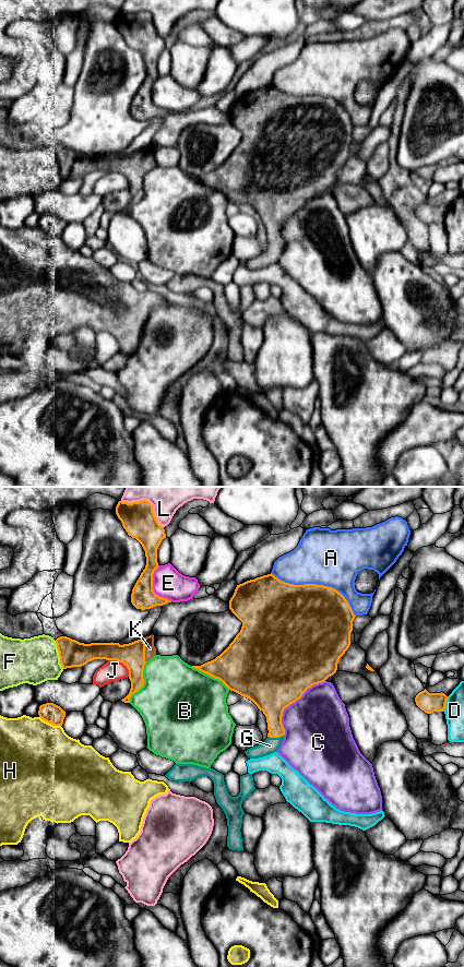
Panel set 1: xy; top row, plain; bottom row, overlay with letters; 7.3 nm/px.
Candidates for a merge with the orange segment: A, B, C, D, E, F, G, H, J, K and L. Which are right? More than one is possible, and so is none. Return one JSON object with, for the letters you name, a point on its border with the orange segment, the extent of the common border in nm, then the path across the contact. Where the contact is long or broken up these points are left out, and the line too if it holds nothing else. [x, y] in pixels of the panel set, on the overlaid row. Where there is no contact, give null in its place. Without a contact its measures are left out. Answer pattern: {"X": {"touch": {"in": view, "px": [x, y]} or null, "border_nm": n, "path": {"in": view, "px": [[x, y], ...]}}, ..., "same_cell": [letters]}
{"G": {"touch": {"in": "xy", "px": [275, 737]}, "border_nm": 120, "path": {"in": "xy", "px": [[272, 703], [275, 737], [270, 745]]}}, "K": {"touch": {"in": "xy", "px": [144, 651]}, "border_nm": 180}, "same_cell": ["G", "K"]}

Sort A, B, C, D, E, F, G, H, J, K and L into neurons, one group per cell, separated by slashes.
A / B / C / D / E / F / G K / H / J / L

